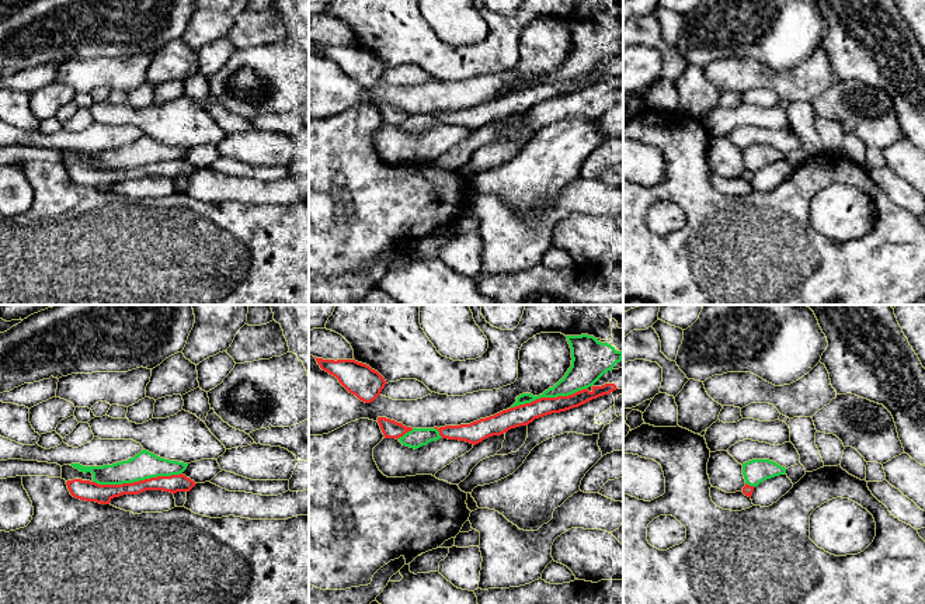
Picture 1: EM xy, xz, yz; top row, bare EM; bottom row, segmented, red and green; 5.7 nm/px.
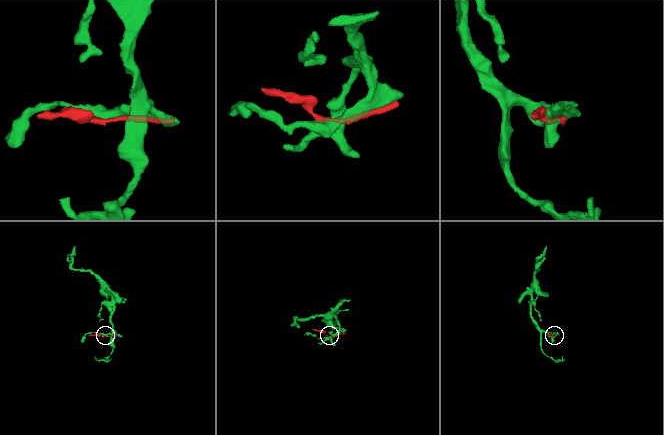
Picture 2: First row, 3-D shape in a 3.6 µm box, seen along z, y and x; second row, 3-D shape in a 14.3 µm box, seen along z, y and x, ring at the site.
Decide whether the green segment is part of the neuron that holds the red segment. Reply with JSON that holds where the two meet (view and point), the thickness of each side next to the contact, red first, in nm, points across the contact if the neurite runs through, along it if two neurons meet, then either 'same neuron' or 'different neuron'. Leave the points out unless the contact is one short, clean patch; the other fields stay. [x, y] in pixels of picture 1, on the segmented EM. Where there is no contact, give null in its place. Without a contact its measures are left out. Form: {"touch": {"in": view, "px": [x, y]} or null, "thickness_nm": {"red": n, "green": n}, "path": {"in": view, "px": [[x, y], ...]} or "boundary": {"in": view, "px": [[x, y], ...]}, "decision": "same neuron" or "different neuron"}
{"touch": {"in": "xy", "px": [136, 482]}, "thickness_nm": {"red": 110, "green": 160}, "decision": "same neuron"}

